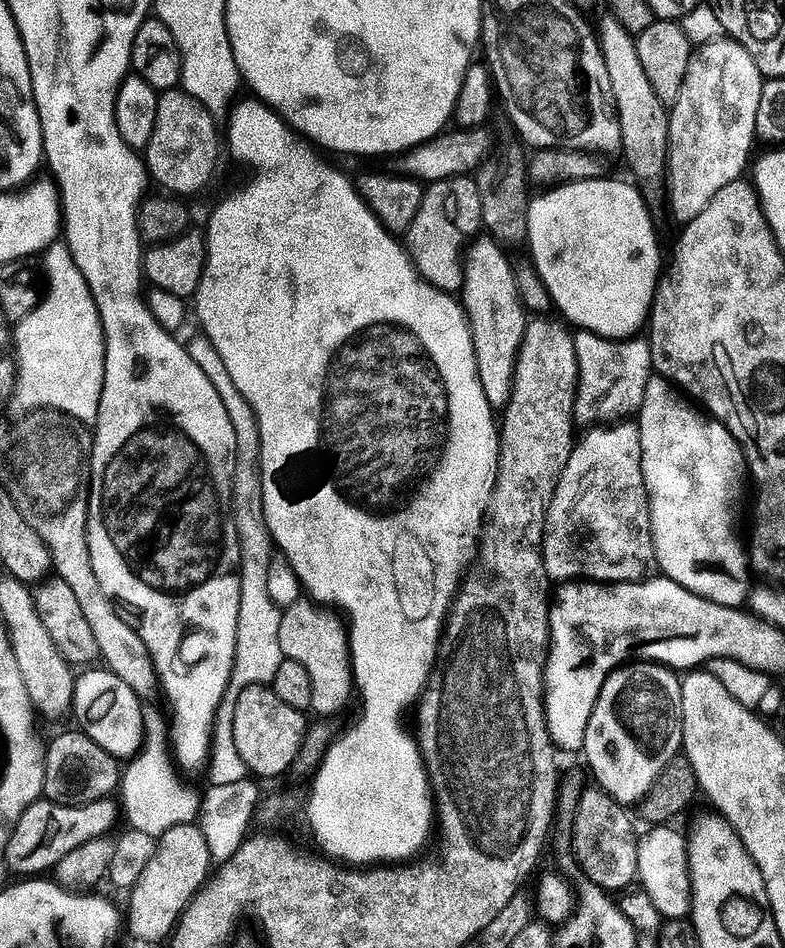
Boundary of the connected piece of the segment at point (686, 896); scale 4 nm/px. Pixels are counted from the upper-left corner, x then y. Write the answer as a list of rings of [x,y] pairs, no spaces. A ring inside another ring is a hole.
[[[652,826],[648,833],[639,837],[638,846],[638,884],[646,894],[658,906],[658,914],[669,920],[688,920],[692,911],[692,875],[690,874],[690,862],[688,861],[688,841],[685,833],[675,832],[672,826]]]

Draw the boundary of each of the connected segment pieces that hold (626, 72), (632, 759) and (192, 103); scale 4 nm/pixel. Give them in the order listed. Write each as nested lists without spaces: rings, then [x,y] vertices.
[[[604,14],[598,24],[598,39],[602,58],[606,62],[606,71],[610,74],[610,86],[614,90],[616,113],[620,119],[622,130],[622,156],[628,159],[628,168],[633,172],[635,183],[645,193],[647,200],[654,204],[658,196],[656,191],[666,184],[668,170],[668,139],[670,138],[670,112],[654,94],[654,86],[650,86],[650,78],[646,78],[646,70],[642,70],[642,62],[638,58],[636,37],[622,26],[610,14]]]
[[[636,660],[631,666],[616,669],[603,684],[602,694],[595,704],[587,724],[586,738],[582,749],[588,768],[600,772],[595,783],[610,793],[619,804],[639,805],[645,800],[659,776],[671,764],[684,747],[684,719],[680,717],[681,677],[673,669],[652,661]]]
[[[172,89],[159,95],[158,114],[151,142],[144,151],[144,161],[148,167],[149,177],[156,181],[171,195],[188,198],[200,193],[212,180],[218,164],[218,152],[222,150],[222,144],[218,142],[217,119],[212,112],[206,110],[206,106],[183,89]]]

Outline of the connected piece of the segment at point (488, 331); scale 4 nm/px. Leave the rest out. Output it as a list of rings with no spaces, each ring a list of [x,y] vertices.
[[[488,234],[481,235],[472,241],[466,249],[464,257],[464,286],[462,303],[464,313],[468,316],[468,326],[472,330],[474,354],[478,366],[478,378],[482,382],[482,390],[486,394],[486,402],[494,410],[503,410],[508,406],[508,398],[512,395],[512,379],[516,373],[516,359],[520,350],[520,338],[528,329],[529,313],[518,294],[516,281],[517,269],[508,261],[507,251]]]

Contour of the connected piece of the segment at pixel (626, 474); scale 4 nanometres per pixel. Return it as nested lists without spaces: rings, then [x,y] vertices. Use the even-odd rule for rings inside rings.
[[[616,422],[611,426],[593,426],[584,432],[585,436],[575,441],[572,457],[568,460],[564,472],[560,475],[560,481],[556,487],[556,494],[552,497],[552,510],[548,513],[548,531],[544,534],[544,565],[548,571],[549,581],[572,582],[577,578],[583,578],[588,582],[599,582],[602,584],[631,584],[639,582],[649,575],[648,567],[657,563],[656,537],[652,531],[652,511],[648,505],[648,491],[644,485],[642,474],[642,442],[640,441],[640,430],[635,423]]]

